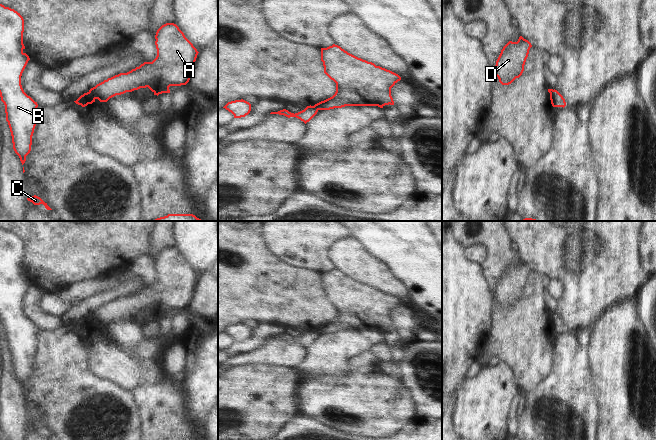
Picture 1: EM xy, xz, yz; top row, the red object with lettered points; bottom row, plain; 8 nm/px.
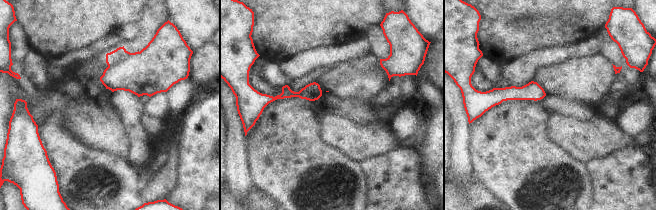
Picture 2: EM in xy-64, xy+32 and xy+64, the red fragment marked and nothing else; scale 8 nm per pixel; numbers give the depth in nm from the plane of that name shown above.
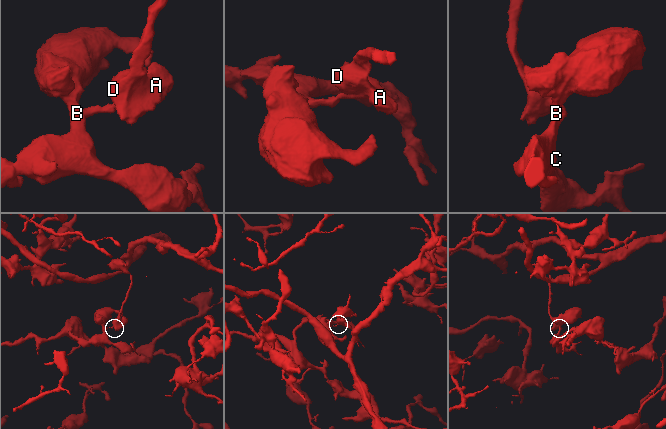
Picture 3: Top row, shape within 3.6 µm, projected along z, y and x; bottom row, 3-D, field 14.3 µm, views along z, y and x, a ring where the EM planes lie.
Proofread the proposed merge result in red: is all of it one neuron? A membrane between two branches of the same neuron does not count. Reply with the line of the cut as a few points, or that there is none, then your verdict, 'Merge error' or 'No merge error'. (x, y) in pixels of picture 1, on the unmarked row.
Split along xy (88, 316), (95, 322). Merge error

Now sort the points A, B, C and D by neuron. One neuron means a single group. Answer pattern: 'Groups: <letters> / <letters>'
Groups: A D / B C

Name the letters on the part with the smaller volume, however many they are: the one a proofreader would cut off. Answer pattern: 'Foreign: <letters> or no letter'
Foreign: A, D

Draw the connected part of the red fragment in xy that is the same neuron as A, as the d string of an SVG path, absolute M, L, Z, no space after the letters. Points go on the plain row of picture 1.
M174 247L162 249L156 256L157 280L152 286L144 286L127 297L120 297L97 308L89 314L95 323L107 326L110 322L126 316L148 311L154 319L170 317L170 310L186 309L193 294L198 275Z

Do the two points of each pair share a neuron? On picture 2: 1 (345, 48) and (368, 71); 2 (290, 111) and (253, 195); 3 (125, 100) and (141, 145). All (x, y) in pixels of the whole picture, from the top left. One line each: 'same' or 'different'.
1: different
2: different
3: same

